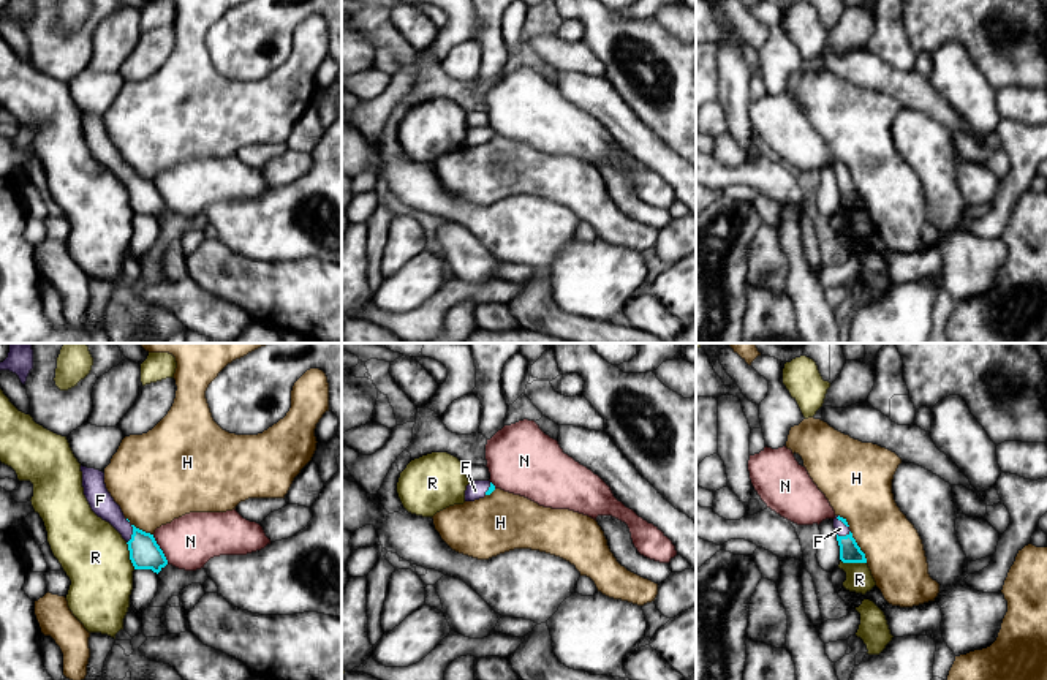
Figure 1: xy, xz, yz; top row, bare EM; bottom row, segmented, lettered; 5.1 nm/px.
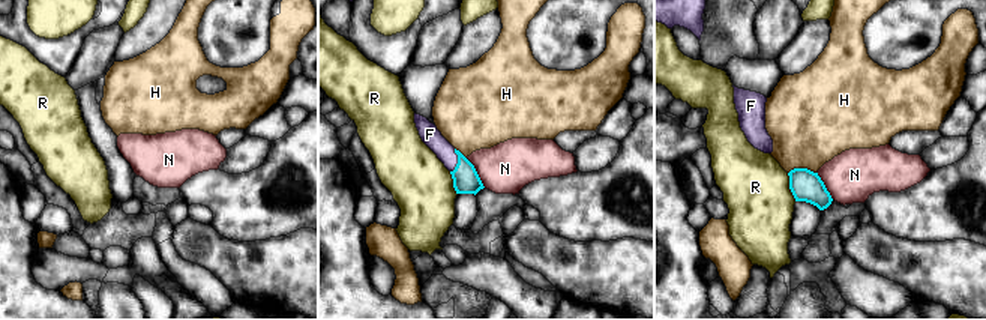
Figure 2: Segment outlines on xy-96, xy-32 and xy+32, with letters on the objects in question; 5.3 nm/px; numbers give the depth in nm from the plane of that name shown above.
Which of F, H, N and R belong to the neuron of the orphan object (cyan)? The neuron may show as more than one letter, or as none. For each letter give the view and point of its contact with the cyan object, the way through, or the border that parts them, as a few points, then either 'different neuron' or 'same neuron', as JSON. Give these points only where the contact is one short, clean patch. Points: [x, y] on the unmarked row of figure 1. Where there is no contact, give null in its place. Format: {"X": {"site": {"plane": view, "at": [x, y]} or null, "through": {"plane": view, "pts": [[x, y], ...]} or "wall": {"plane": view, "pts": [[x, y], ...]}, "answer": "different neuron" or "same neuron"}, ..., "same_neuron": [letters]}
{"F": {"site": {"plane": "xy", "at": [132, 181]}, "through": {"plane": "xy", "pts": [[144, 198], [143, 192], [132, 181], [100, 146]]}, "answer": "same neuron"}, "H": {"site": {"plane": "yz", "at": [859, 193]}, "answer": "different neuron"}, "N": {"site": {"plane": "xy", "at": [160, 195]}, "answer": "different neuron"}, "R": {"site": {"plane": "xy", "at": [130, 201]}, "answer": "different neuron"}, "same_neuron": ["F"]}

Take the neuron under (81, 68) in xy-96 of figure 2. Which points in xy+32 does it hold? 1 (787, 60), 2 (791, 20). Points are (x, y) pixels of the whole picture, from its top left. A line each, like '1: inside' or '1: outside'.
1: outside
2: inside

